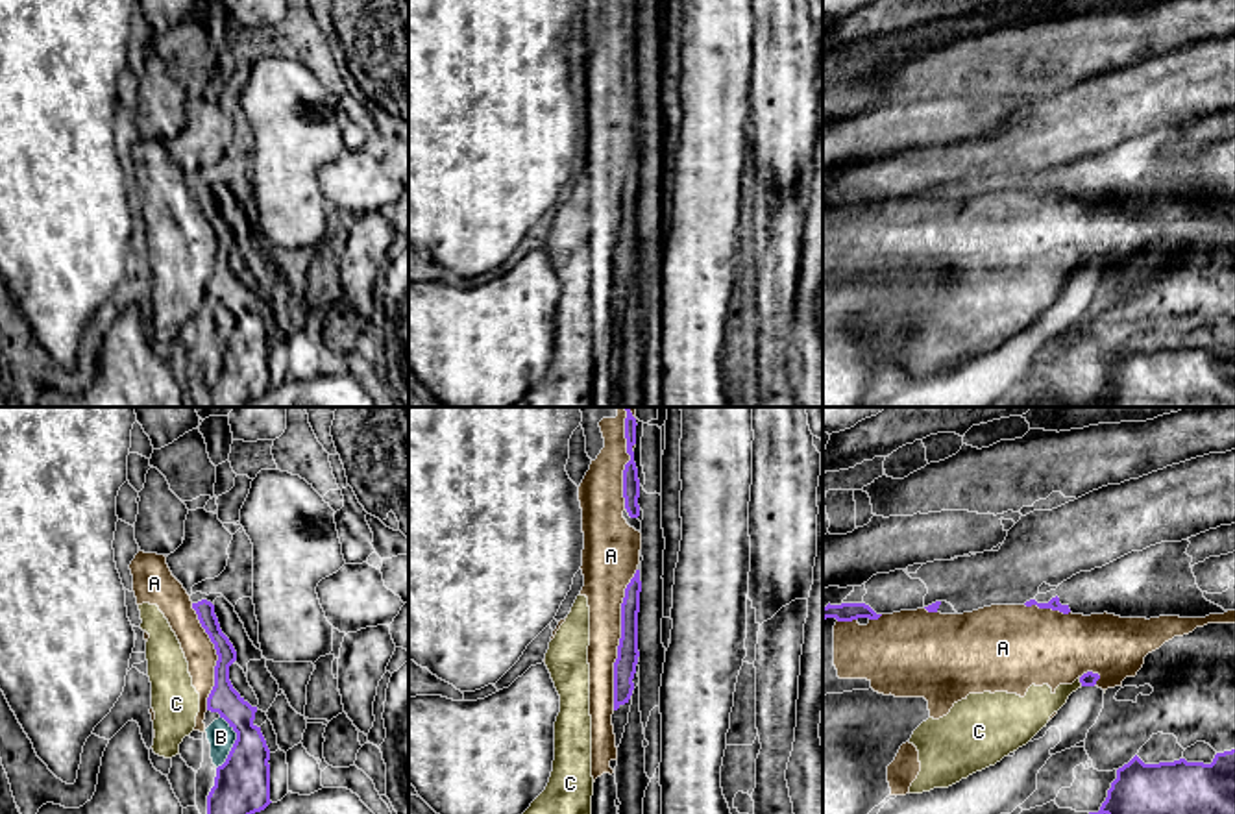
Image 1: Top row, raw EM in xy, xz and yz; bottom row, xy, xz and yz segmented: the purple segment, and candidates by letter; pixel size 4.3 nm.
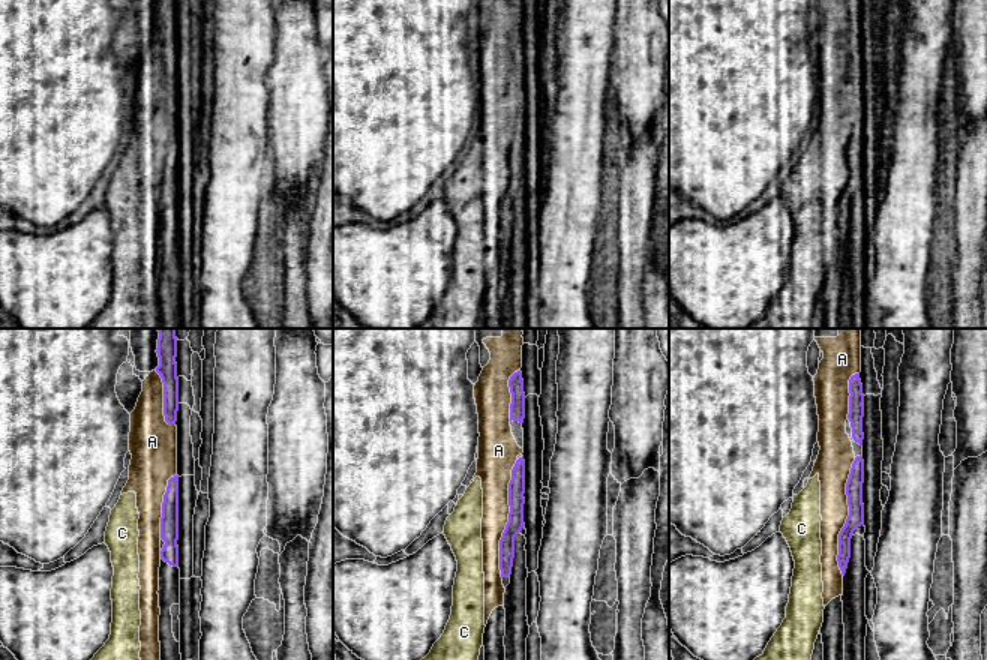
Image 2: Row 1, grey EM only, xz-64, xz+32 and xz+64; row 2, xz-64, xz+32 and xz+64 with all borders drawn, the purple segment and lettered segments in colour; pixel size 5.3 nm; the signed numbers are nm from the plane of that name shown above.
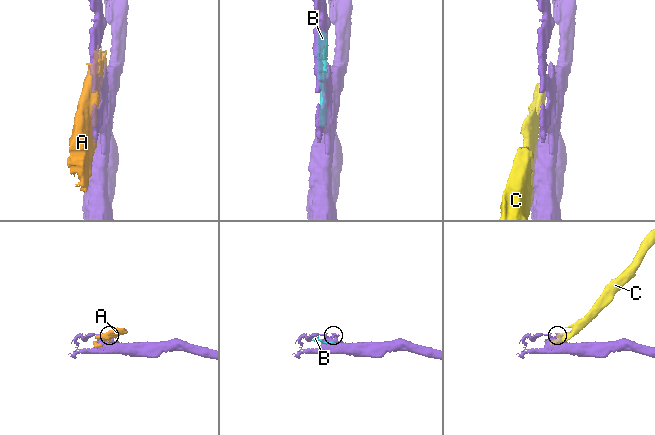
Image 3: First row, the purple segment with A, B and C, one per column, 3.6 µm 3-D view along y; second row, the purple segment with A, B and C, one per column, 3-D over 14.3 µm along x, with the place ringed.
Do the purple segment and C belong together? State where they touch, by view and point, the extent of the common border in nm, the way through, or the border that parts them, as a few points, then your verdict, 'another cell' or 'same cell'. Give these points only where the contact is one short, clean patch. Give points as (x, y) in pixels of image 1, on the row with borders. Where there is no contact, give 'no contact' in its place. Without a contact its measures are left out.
yz (1080, 681) | 40 nm | along yz (1078, 678), (1082, 685) | another cell

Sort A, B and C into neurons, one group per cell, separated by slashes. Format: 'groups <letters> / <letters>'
groups A B C

